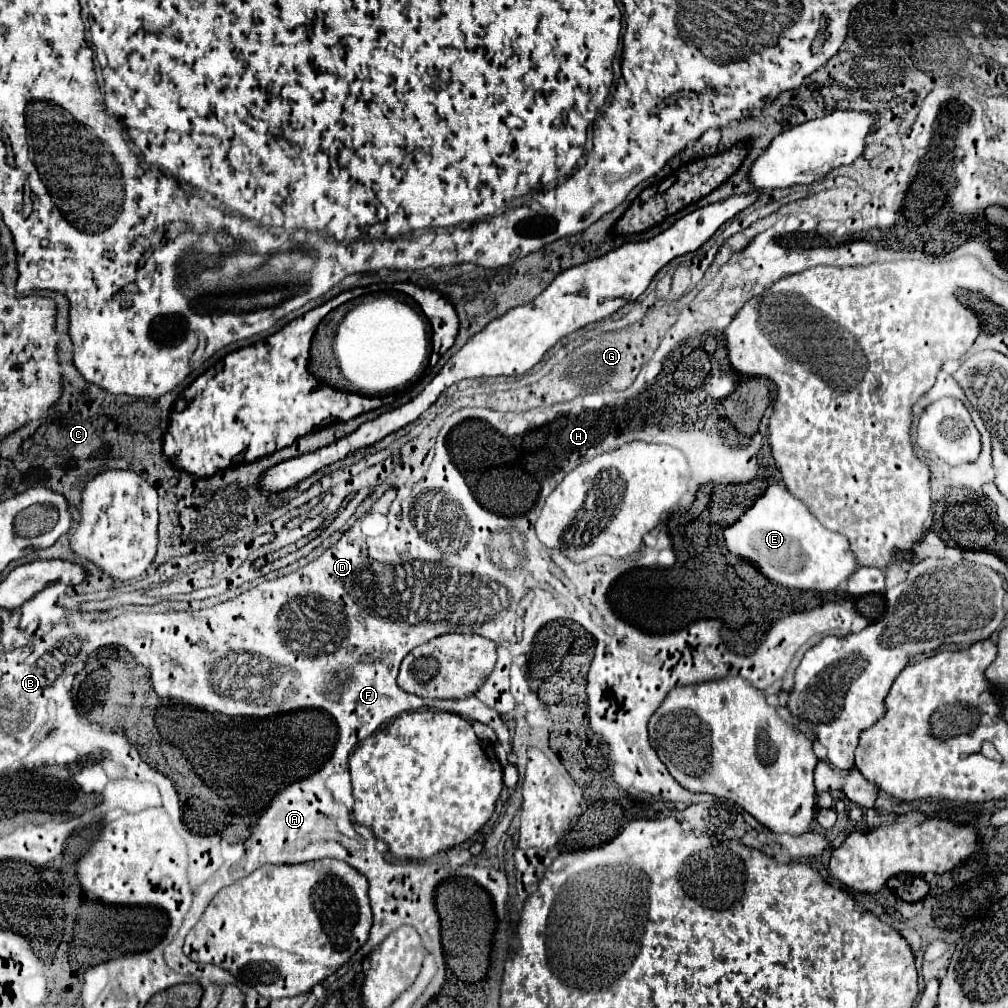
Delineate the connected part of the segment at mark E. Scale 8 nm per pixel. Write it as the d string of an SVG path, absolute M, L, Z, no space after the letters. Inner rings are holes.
M771 484L755 504L725 530L729 552L759 566L763 576L787 588L827 592L837 588L857 568L849 542L839 532L827 530L787 488Z

